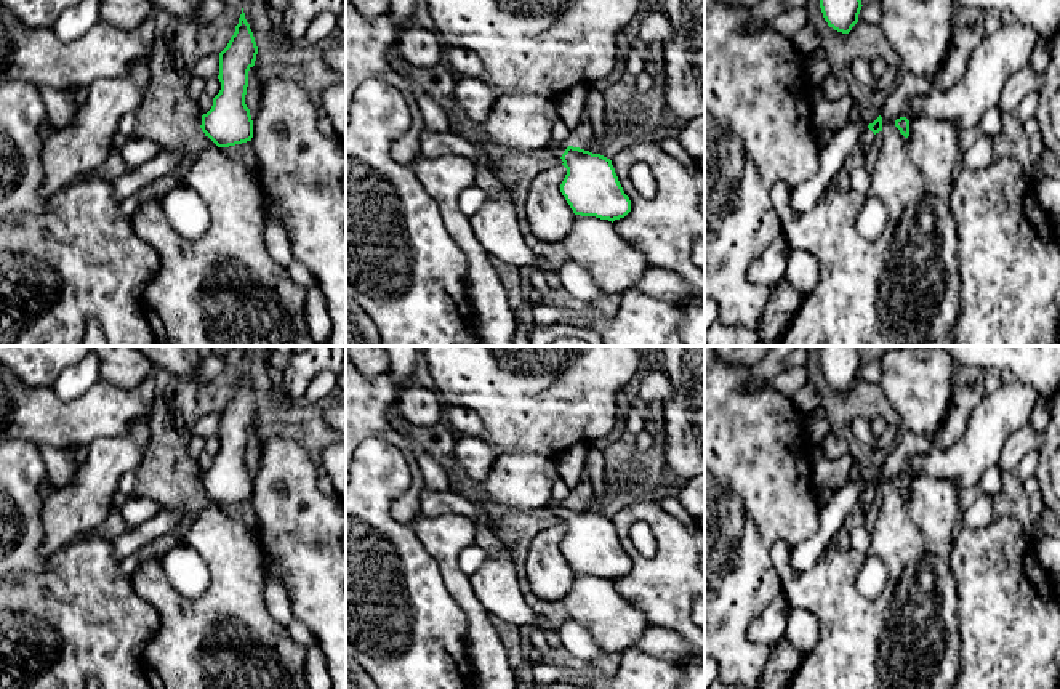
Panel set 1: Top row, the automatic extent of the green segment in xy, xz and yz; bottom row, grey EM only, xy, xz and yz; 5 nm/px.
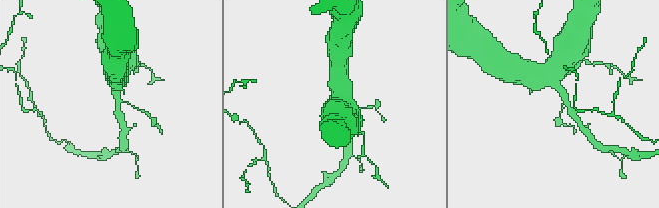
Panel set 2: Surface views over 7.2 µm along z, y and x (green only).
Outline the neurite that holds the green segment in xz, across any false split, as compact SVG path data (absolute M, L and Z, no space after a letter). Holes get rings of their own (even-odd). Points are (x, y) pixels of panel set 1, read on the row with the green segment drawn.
M551 143L548 149L567 168L560 192L575 215L613 223L631 212L610 159L568 144Z

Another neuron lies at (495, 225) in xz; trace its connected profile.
M506 187L500 197L488 195L485 205L469 216L469 221L477 240L490 256L514 264L519 269L540 268L556 271L559 268L540 258L524 242L514 200Z

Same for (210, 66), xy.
M211 53L192 67L192 77L218 77L219 75L219 53Z

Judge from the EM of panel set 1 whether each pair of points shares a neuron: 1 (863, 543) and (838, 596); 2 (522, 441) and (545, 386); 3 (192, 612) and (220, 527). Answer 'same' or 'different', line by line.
1: different
2: same
3: same

